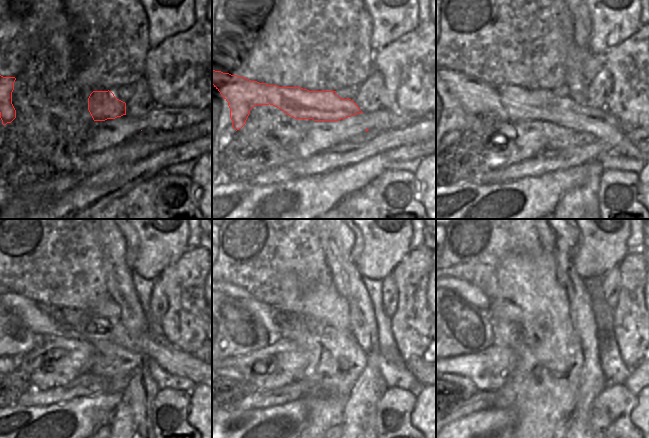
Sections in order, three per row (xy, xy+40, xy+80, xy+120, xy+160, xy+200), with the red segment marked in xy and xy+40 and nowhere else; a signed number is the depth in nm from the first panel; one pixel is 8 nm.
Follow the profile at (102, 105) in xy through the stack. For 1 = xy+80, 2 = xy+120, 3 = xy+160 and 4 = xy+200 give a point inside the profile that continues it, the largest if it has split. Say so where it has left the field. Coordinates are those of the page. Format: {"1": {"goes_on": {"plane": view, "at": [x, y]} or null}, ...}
{"1": {"goes_on": {"plane": "xy+80", "at": [478, 97]}}, "2": {"goes_on": {"plane": "xy+120", "at": [50, 322]}}, "3": {"goes_on": {"plane": "xy+160", "at": [264, 312]}}, "4": {"goes_on": {"plane": "xy+200", "at": [473, 294]}}}

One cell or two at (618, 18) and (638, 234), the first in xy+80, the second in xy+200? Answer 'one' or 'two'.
two

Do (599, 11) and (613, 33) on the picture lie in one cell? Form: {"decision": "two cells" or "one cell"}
{"decision": "one cell"}

